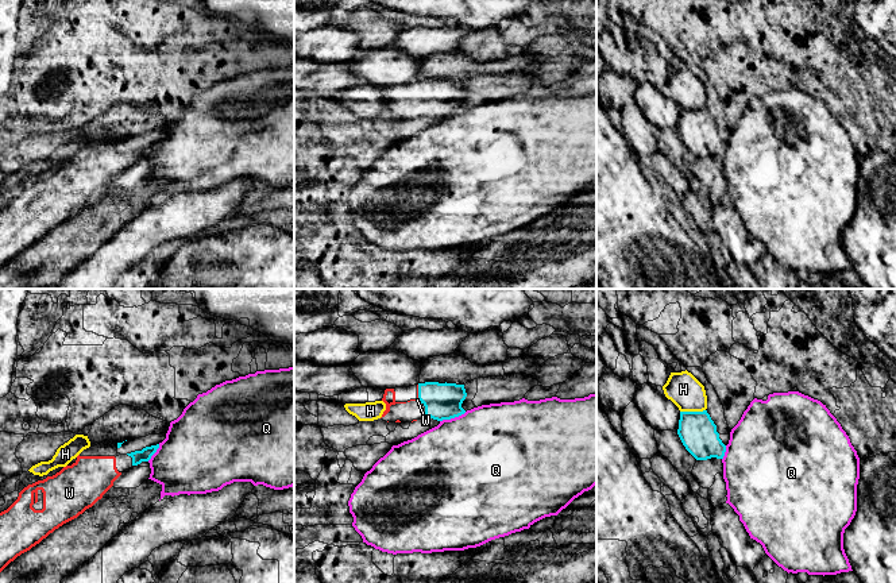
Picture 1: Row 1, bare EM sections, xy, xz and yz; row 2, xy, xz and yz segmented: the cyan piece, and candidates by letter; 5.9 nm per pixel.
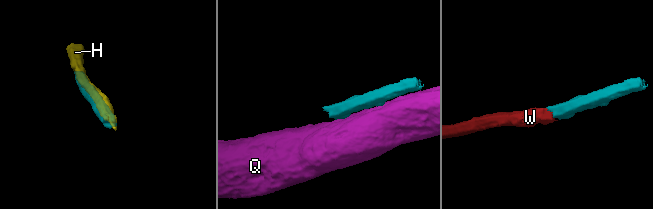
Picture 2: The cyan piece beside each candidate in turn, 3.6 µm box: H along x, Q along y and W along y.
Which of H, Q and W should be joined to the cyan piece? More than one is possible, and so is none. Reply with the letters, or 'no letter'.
W

